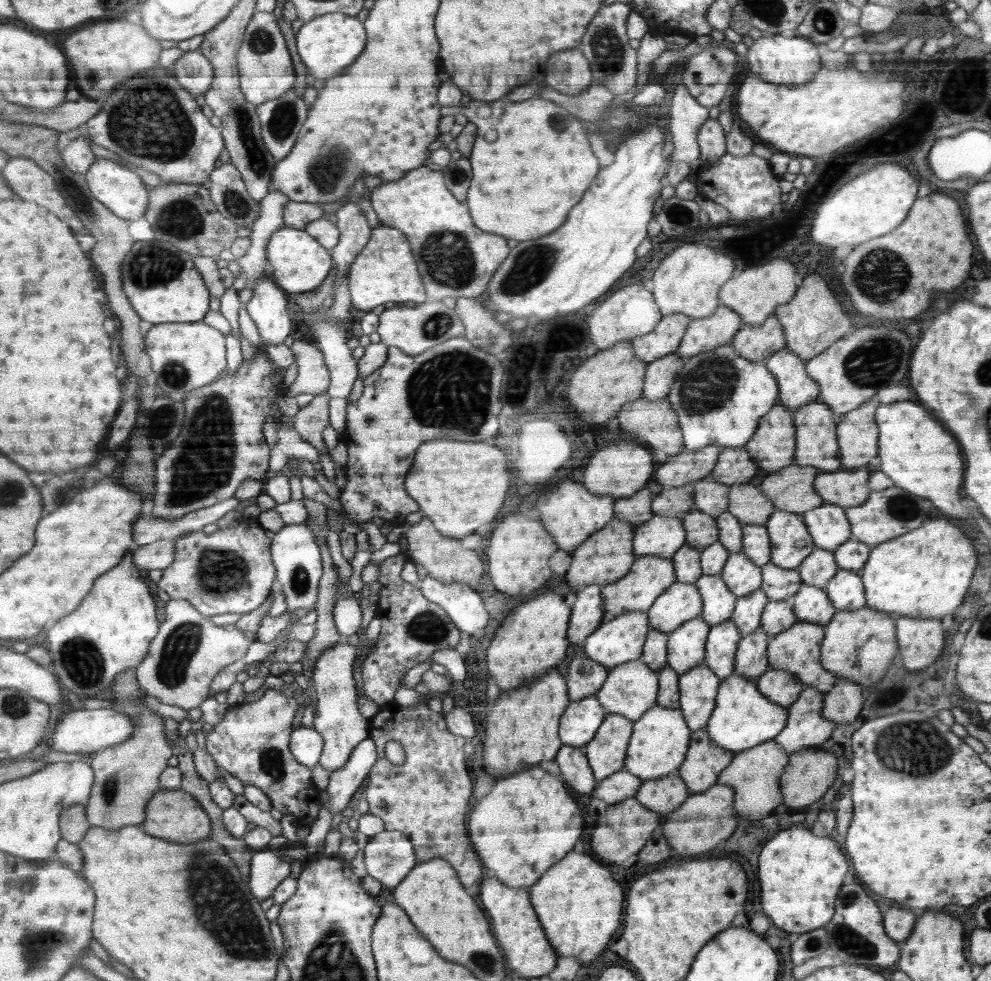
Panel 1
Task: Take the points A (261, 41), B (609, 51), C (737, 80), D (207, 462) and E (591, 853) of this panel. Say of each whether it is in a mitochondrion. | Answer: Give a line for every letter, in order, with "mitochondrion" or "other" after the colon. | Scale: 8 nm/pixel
A: mitochondrion
B: mitochondrion
C: other
D: mitochondrion
E: other

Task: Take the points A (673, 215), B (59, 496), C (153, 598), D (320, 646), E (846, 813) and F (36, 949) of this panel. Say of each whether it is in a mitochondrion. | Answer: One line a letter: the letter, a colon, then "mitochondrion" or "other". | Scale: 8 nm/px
A: mitochondrion
B: mitochondrion
C: other
D: other
E: other
F: mitochondrion

